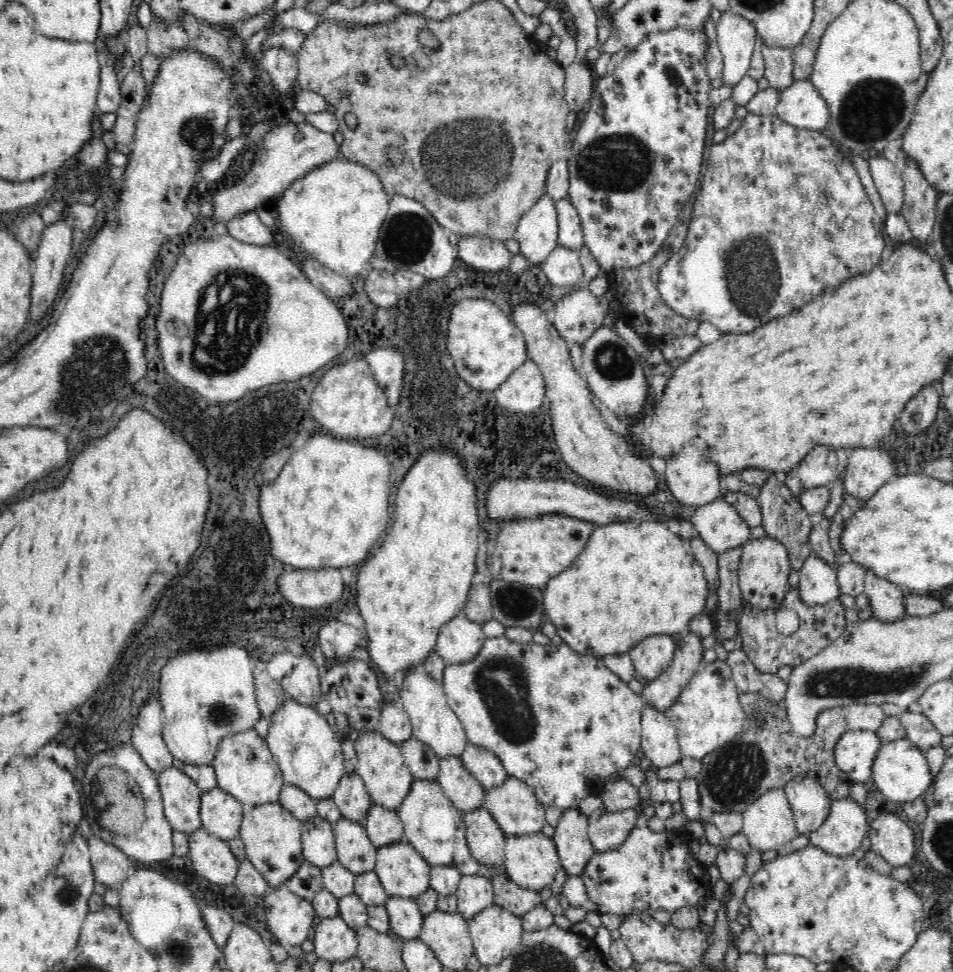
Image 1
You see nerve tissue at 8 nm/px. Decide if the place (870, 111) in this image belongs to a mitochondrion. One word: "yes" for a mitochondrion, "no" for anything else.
yes

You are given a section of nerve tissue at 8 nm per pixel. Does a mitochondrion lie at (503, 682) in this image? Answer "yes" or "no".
yes

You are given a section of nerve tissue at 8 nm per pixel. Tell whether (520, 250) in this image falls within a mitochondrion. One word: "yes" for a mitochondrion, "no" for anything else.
no

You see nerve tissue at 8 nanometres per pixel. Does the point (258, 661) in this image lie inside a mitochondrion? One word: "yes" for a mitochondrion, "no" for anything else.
no

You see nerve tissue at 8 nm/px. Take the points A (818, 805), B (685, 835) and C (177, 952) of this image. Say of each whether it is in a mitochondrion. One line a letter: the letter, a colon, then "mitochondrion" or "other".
A: other
B: other
C: mitochondrion

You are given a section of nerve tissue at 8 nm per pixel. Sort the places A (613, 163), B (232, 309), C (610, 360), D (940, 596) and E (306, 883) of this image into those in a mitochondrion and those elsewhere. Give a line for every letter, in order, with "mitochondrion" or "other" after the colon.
A: mitochondrion
B: mitochondrion
C: mitochondrion
D: other
E: other

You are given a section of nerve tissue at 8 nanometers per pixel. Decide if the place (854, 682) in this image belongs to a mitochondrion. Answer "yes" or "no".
yes

